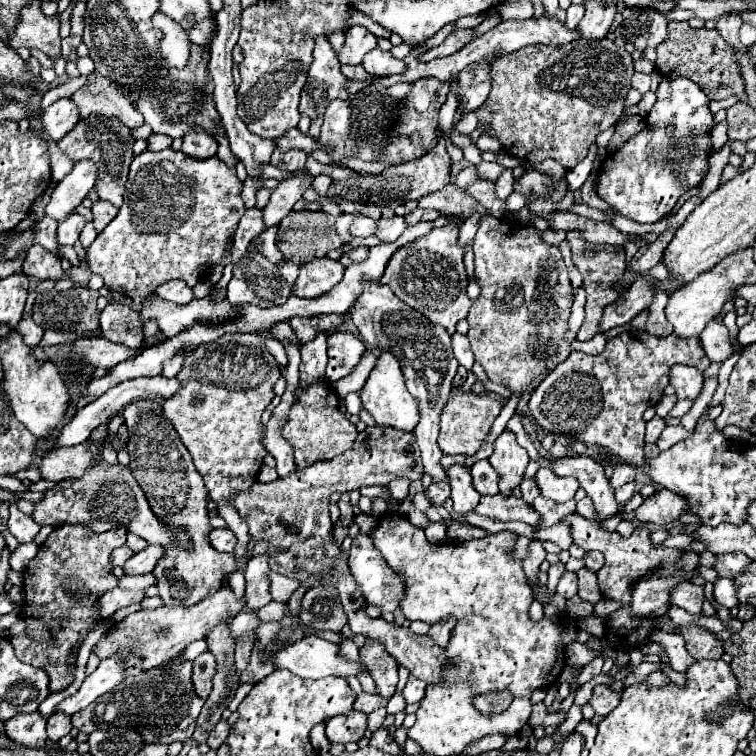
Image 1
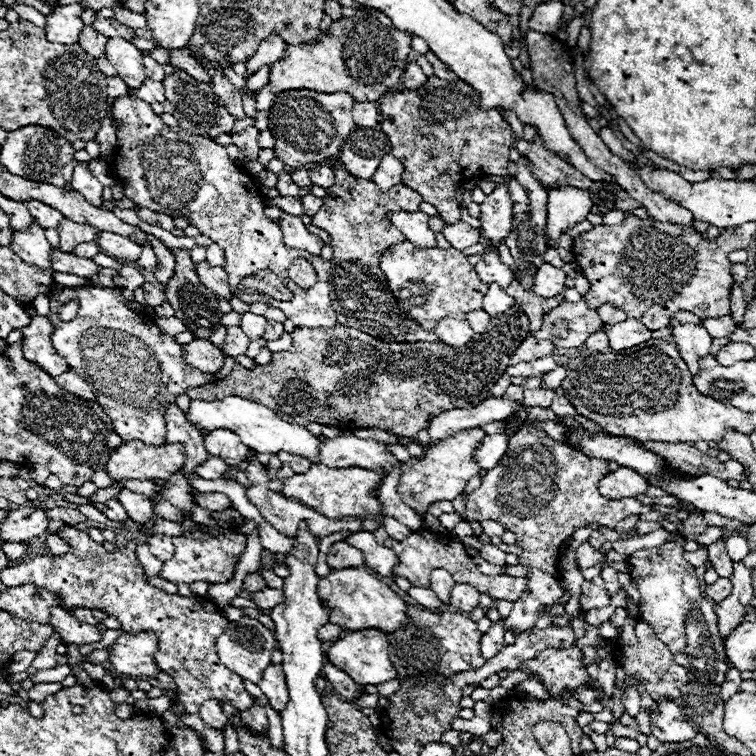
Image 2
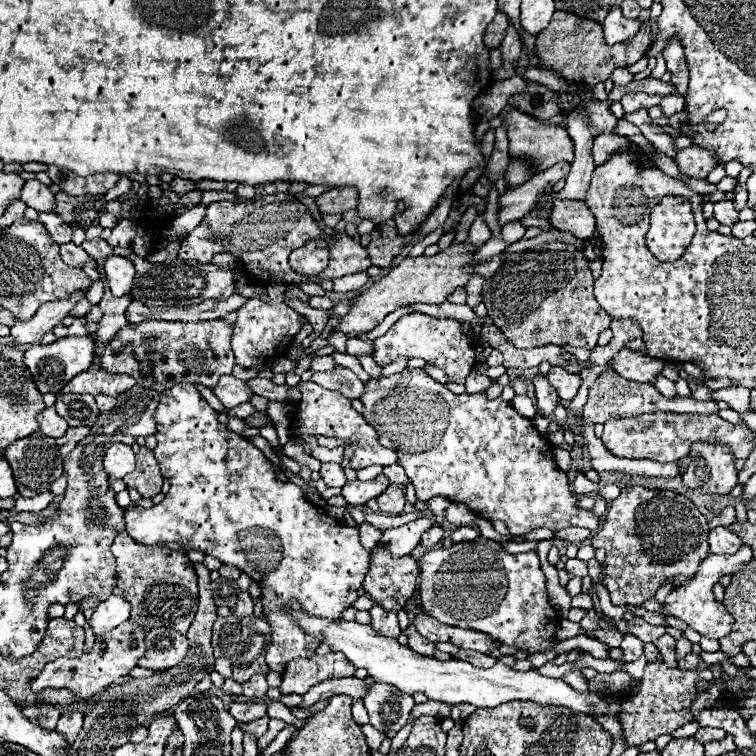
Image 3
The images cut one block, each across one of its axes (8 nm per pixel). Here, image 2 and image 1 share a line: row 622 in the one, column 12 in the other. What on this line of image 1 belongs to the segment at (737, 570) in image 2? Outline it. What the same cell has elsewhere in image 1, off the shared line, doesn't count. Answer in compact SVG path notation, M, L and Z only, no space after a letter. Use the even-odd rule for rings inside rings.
M38 712L32 714L18 714L4 722L8 738L20 742L24 746L44 746L46 742L46 718Z

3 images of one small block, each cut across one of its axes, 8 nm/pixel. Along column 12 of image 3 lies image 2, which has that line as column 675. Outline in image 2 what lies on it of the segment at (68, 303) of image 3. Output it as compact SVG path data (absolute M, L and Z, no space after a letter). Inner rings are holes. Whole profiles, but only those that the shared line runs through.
M678 324L678 326L670 326L674 342L684 358L684 362L688 364L690 372L696 374L698 372L698 358L706 356L710 352L710 344L712 344L712 336L696 324Z

